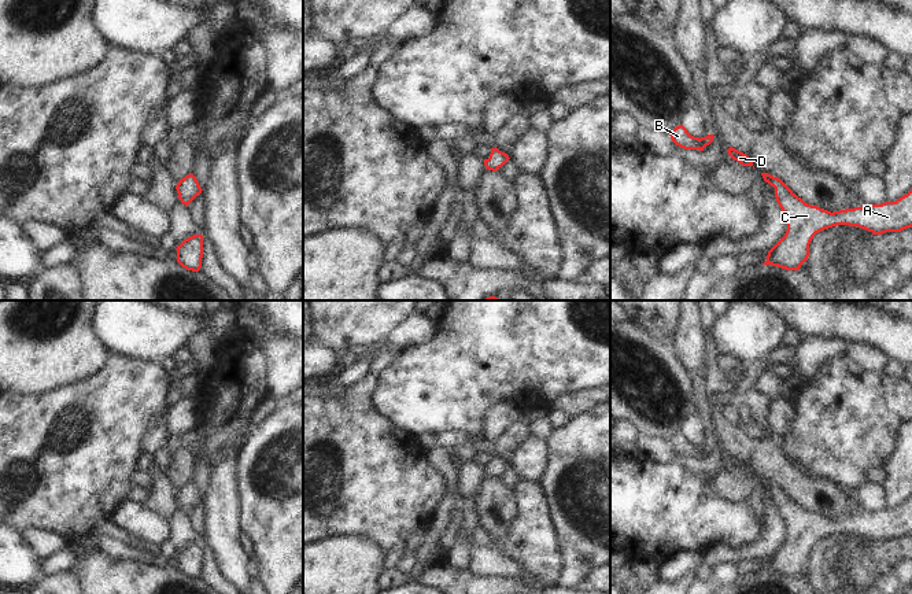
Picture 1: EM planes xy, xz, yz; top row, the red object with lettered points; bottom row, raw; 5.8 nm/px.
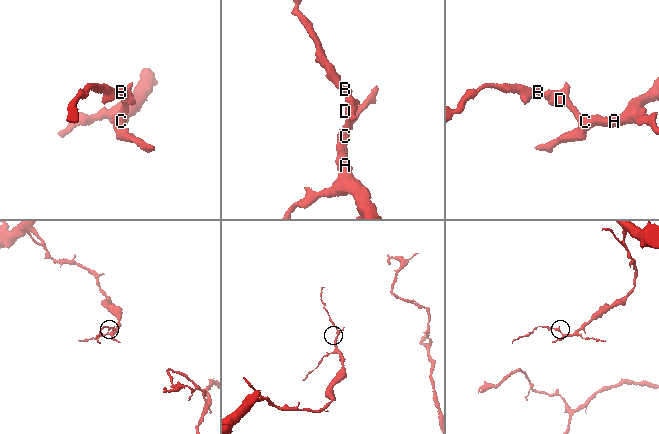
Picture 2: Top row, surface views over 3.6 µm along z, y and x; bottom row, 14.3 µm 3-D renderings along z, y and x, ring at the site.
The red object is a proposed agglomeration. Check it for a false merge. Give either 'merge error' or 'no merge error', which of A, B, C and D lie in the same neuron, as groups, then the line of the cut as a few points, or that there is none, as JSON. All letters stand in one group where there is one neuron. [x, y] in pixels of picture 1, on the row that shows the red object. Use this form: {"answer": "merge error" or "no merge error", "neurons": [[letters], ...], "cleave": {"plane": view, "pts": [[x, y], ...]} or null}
{"answer": "no merge error", "neurons": [["A", "B", "C", "D"]], "cleave": null}

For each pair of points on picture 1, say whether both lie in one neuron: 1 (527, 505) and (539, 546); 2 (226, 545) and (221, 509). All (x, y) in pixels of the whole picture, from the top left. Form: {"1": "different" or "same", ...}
{"1": "same", "2": "same"}

